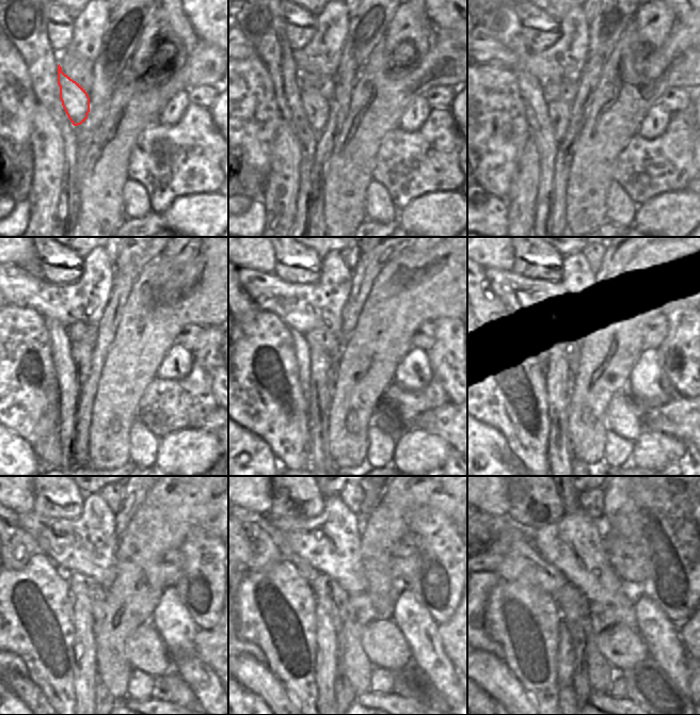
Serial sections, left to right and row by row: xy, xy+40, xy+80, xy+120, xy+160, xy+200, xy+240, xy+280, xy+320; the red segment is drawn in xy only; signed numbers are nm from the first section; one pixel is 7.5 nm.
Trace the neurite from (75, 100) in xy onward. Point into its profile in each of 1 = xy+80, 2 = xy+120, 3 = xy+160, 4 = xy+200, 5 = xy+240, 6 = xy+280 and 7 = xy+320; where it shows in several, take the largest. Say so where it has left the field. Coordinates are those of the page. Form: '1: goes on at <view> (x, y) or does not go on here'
1: goes on at xy+80 (559, 112)
2: goes on at xy+120 (81, 353)
3: goes on at xy+160 (320, 364)
4: goes on at xy+200 (558, 375)
5: goes on at xy+240 (84, 669)
6: goes on at xy+280 (327, 660)
7: goes on at xy+320 (566, 649)

